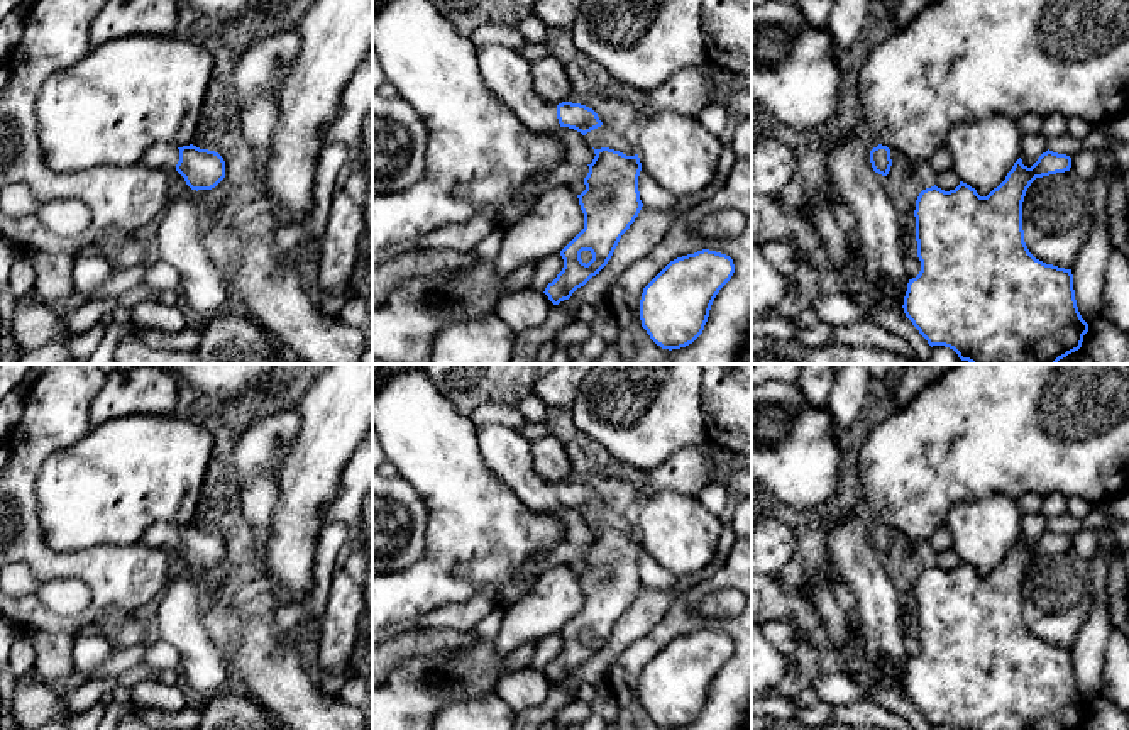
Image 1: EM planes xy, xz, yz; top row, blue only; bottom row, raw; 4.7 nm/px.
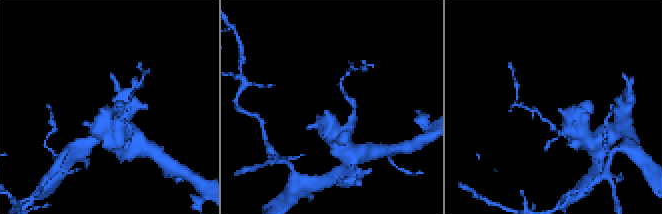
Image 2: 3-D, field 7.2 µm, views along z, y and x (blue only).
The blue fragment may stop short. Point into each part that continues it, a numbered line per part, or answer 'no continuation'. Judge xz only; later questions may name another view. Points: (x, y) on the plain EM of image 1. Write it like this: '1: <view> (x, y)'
1: xz (506, 453)

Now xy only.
1: xy (165, 536)

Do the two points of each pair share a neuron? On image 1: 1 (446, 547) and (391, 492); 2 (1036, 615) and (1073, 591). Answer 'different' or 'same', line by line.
1: different
2: same

